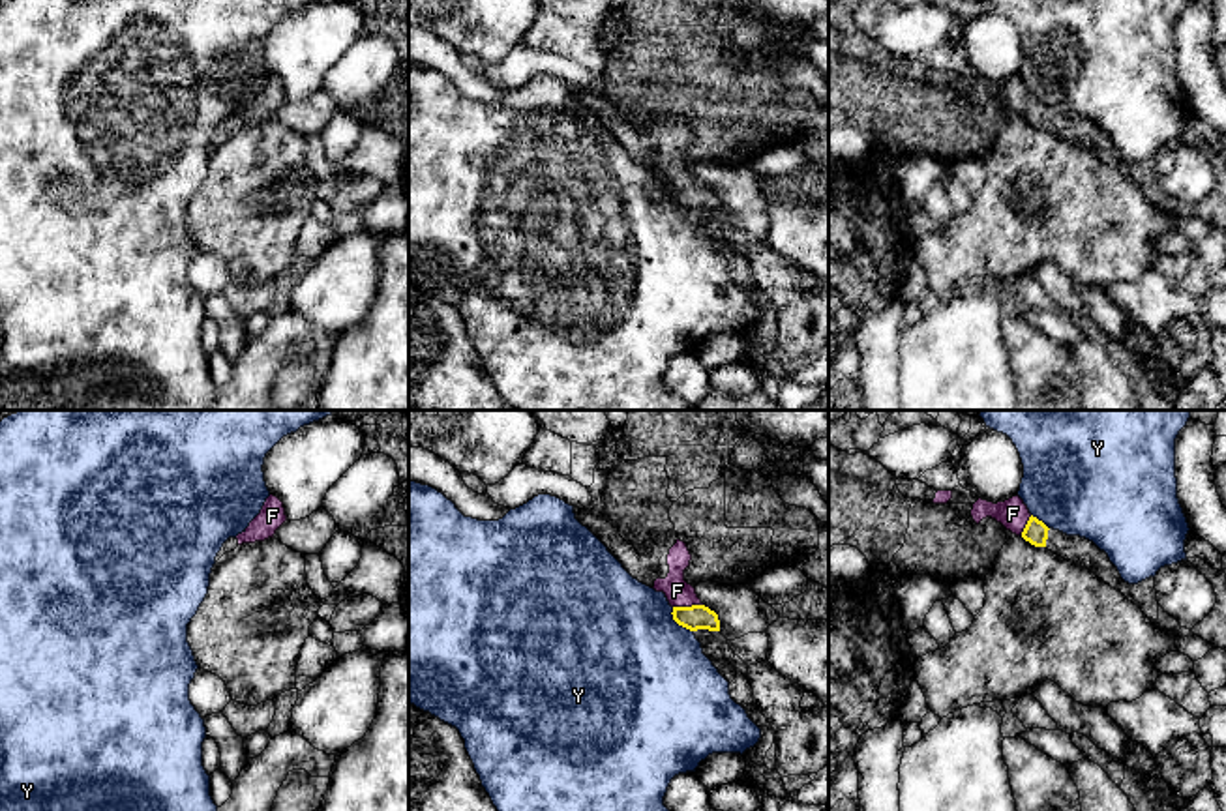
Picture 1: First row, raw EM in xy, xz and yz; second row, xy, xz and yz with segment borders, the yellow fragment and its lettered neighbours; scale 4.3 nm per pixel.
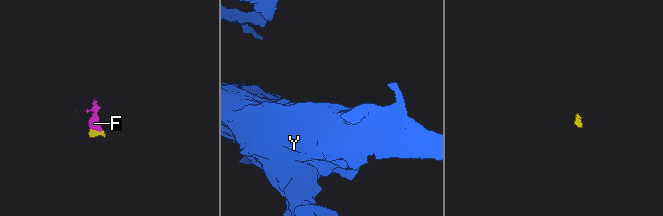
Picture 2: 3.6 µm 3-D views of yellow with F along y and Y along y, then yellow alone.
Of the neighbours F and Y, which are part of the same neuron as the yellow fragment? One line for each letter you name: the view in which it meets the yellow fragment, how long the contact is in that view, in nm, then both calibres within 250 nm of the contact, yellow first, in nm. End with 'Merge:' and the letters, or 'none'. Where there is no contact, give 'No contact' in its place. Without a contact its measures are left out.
F: Touches yellow in xz. Shared border 130 nm. Thickness 110 nm (yellow) against 110 nm
Merge: F

